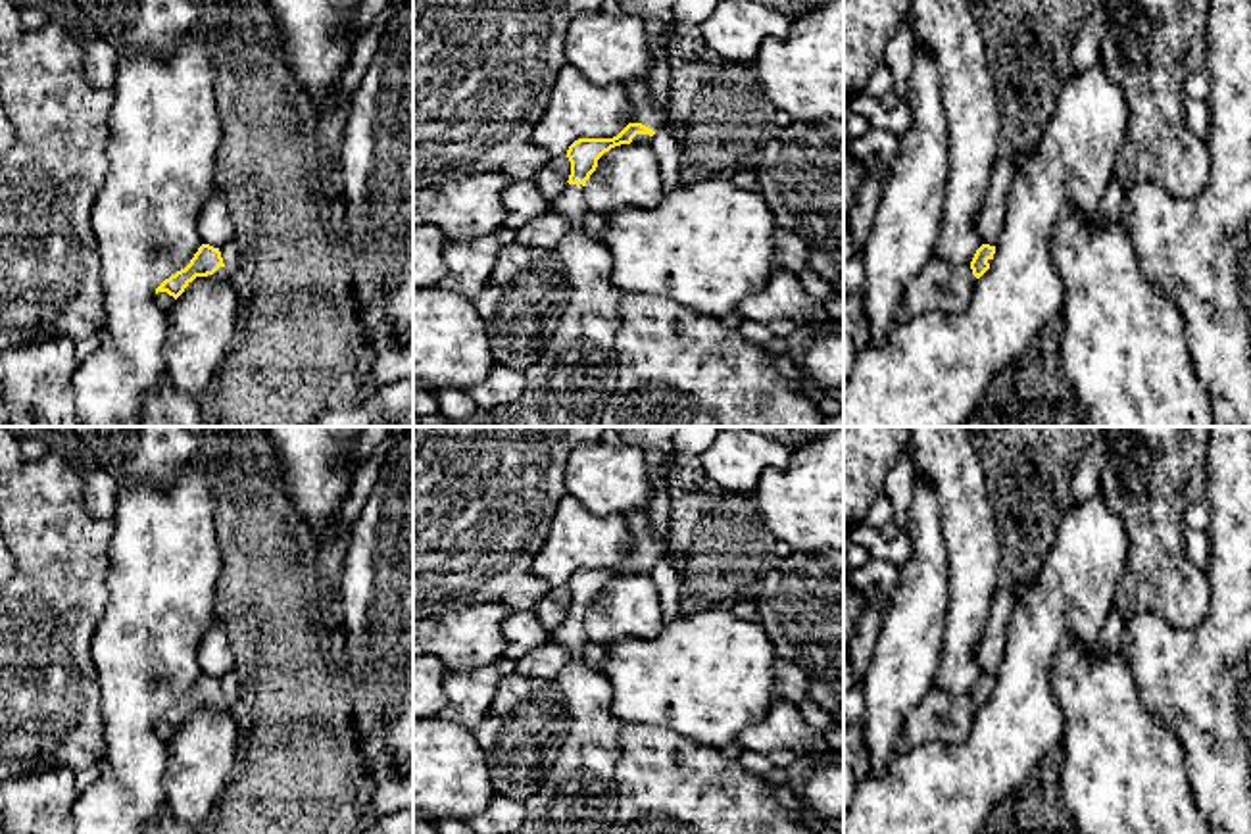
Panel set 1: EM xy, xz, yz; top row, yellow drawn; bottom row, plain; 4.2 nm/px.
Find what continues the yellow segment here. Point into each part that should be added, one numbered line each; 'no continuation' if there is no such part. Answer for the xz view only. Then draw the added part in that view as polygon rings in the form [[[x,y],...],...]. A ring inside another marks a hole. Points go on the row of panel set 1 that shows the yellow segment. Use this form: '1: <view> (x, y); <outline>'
1: xz (644, 112); [[[650,73],[625,83],[632,110],[628,113],[628,123],[642,123],[653,131],[667,125],[667,110],[657,108],[650,96]]]
2: xz (569, 385); [[[567,184],[550,209],[569,221],[555,248],[571,290],[567,307],[548,348],[525,371],[523,396],[454,427],[600,427],[617,388],[621,292],[611,282],[611,252],[584,231],[590,208],[582,184]]]

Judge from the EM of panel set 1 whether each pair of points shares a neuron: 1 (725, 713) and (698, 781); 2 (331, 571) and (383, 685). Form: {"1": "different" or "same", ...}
{"1": "different", "2": "different"}

